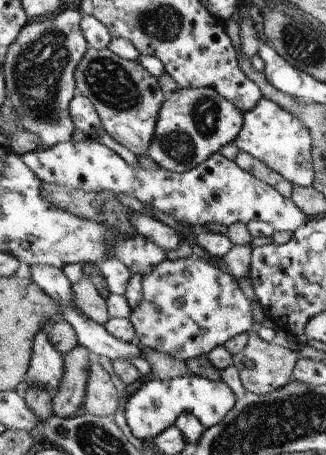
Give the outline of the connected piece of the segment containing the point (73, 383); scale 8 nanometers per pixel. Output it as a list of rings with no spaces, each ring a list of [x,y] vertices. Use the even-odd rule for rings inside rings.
[[[78,345],[64,354],[65,369],[61,383],[53,396],[53,415],[69,418],[82,406],[85,398],[89,367],[93,360],[88,349]]]

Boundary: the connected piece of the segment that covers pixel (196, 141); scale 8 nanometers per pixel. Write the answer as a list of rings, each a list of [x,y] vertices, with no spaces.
[[[212,88],[177,89],[162,102],[157,117],[156,135],[150,142],[147,154],[158,167],[169,172],[184,173],[205,163],[220,148],[240,135],[245,123],[241,110]]]

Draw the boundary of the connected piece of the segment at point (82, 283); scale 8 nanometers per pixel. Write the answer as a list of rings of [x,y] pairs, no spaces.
[[[88,276],[72,285],[74,303],[77,308],[97,324],[104,325],[109,321],[107,300],[102,298]]]

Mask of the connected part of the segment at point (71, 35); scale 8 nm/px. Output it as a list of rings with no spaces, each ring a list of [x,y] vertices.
[[[62,10],[54,17],[30,21],[10,46],[2,72],[7,98],[20,122],[20,129],[35,134],[40,141],[35,151],[46,151],[72,141],[76,130],[70,104],[76,98],[75,73],[90,45],[81,30],[84,14],[78,10]]]

